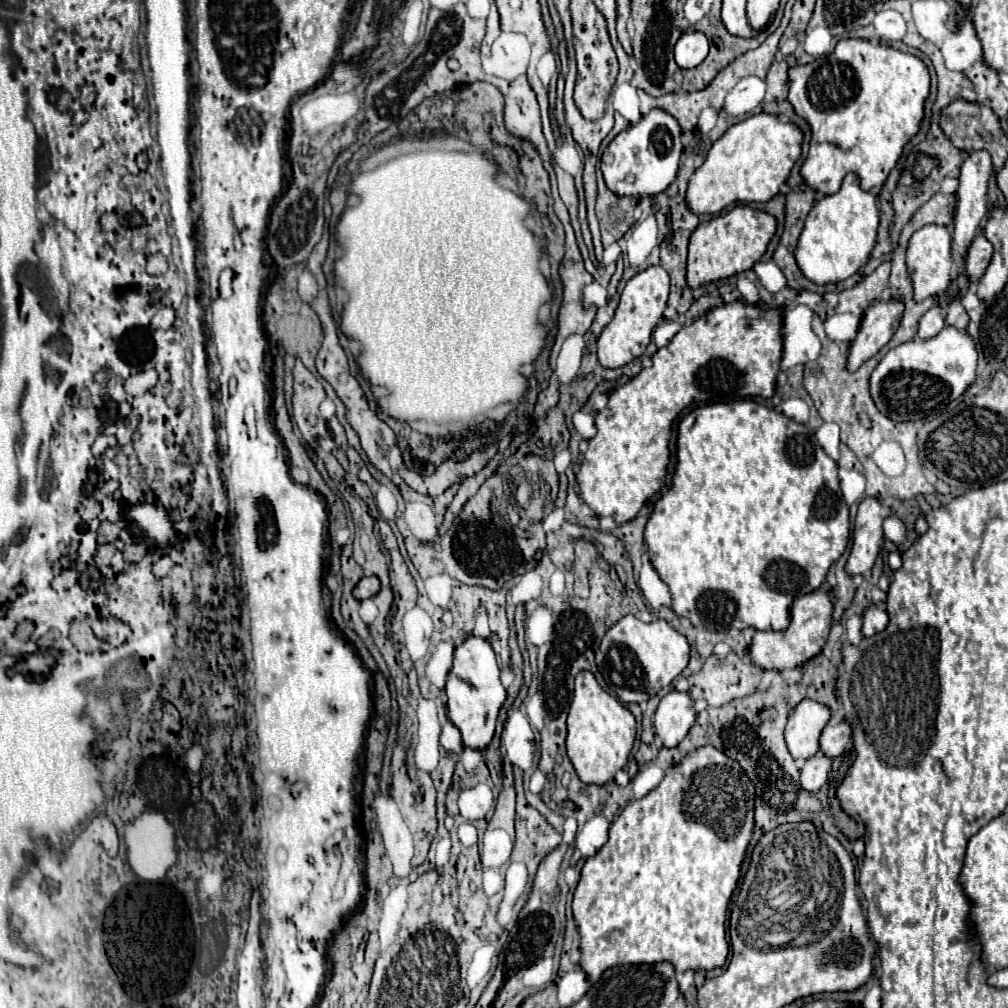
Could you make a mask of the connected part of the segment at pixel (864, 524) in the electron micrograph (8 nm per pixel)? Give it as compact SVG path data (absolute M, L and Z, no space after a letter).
M868 497L860 503L858 515L854 521L854 535L852 535L852 549L846 561L846 573L850 577L864 575L872 569L878 551L884 541L882 521L892 515L890 507L884 507L878 499Z

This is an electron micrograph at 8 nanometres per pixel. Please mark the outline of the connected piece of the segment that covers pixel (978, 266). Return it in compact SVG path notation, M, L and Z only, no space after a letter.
M980 231L976 233L972 245L968 247L968 253L964 255L964 271L972 283L976 283L984 275L990 257L992 257L992 243Z

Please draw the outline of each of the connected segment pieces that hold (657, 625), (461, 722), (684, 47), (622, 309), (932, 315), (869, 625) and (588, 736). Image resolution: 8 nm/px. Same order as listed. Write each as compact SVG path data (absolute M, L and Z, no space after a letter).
M624 615L604 633L596 651L596 667L608 681L610 691L622 703L642 703L654 697L662 687L670 685L682 673L690 659L690 645L684 635L670 627L664 619L642 623L634 615Z
M470 635L462 645L454 649L454 661L444 691L448 695L448 717L460 729L462 743L470 749L484 749L492 741L498 711L506 701L506 689L500 683L496 655L486 639Z
M684 33L676 47L674 47L674 55L676 55L676 63L684 69L692 69L696 65L700 65L706 55L708 55L708 39L704 33Z
M648 267L636 273L626 283L614 319L604 327L602 335L598 337L598 361L602 367L608 369L622 367L644 353L644 349L650 343L654 327L662 321L662 313L668 301L668 287L670 287L670 279L664 267Z
M940 305L930 307L930 309L922 315L922 319L920 319L920 323L918 323L918 333L916 333L916 335L918 335L920 339L934 337L936 333L940 333L940 331L946 327L944 319L946 319L946 309L944 309L944 307L940 307Z
M870 605L870 607L864 611L862 621L864 621L864 625L862 625L862 635L864 635L864 637L872 637L872 635L876 635L876 633L880 633L880 631L886 629L886 625L888 625L888 615L886 615L884 609L880 609L880 607L876 607L876 605Z
M578 673L574 681L574 699L568 711L566 751L580 781L586 785L604 785L606 781L612 781L616 771L626 765L634 745L634 737L634 715L614 695L608 695L596 683L592 673Z

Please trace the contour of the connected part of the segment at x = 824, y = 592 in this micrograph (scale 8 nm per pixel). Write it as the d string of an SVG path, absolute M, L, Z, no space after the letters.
M826 587L816 589L808 595L796 597L796 601L792 603L792 619L788 629L786 631L756 631L748 647L748 657L760 669L798 667L822 651L830 633L830 623L832 623L832 595Z

